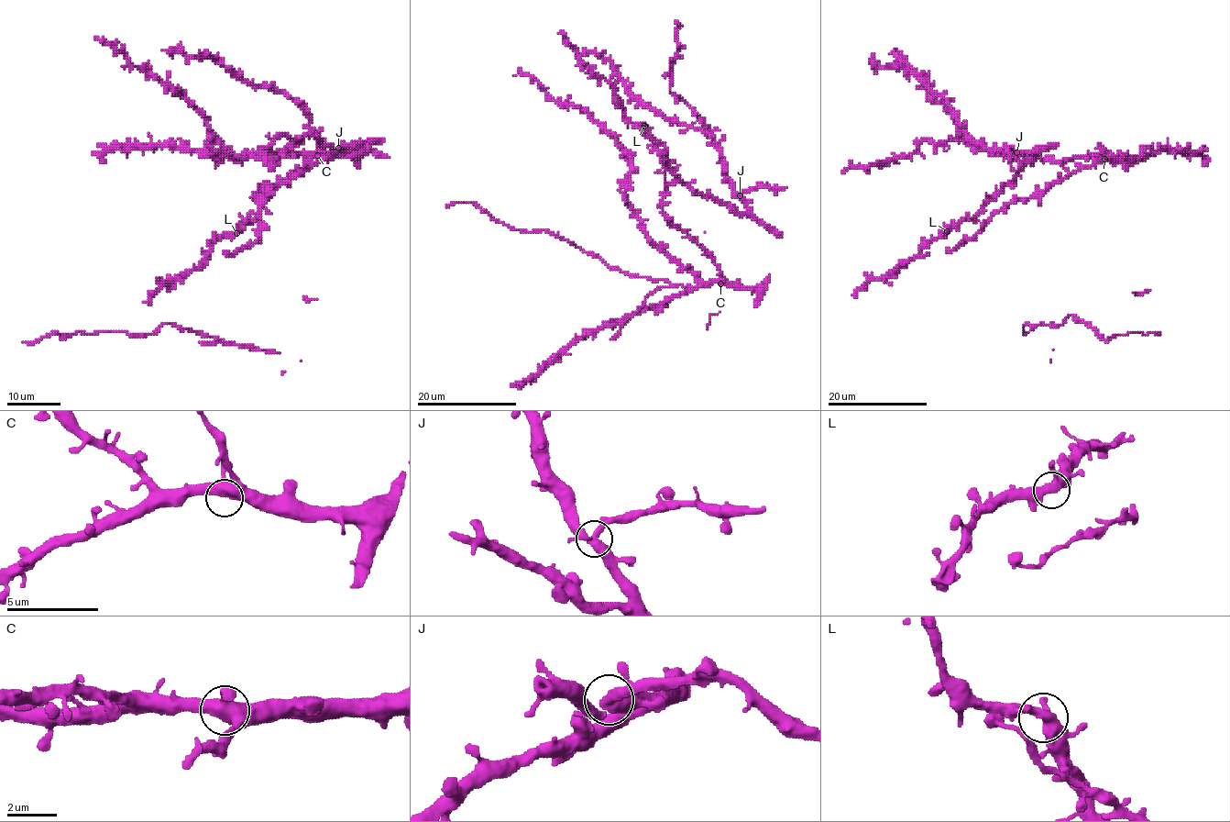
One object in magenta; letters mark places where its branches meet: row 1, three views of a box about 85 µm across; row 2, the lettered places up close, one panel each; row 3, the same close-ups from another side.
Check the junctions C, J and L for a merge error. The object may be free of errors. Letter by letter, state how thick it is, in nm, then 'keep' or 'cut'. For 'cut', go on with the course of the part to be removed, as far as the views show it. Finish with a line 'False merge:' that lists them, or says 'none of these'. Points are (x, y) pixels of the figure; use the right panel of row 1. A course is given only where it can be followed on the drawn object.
C: 440 nm thick; keep
J: 400 nm thick; cut; foreign part runs (1016, 152), (1008, 149), (1008, 161)
L: 380 nm thick; keep
False merge: J

